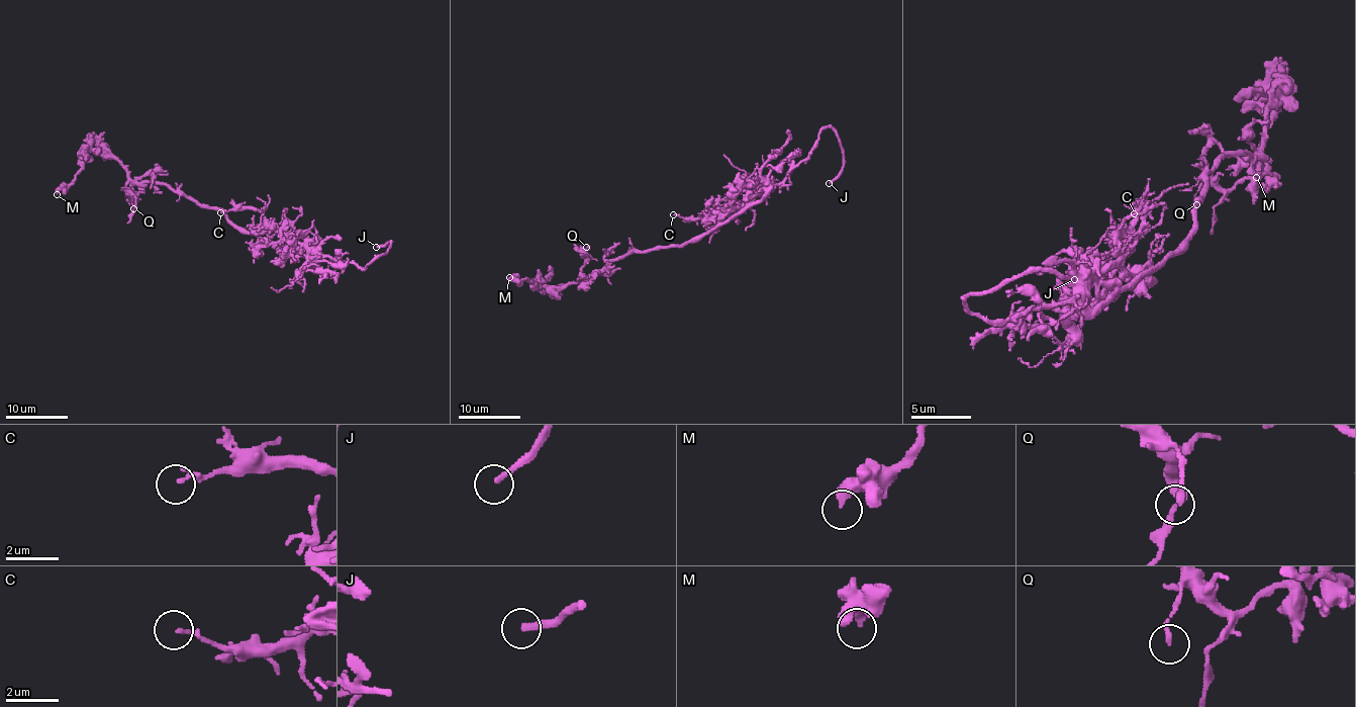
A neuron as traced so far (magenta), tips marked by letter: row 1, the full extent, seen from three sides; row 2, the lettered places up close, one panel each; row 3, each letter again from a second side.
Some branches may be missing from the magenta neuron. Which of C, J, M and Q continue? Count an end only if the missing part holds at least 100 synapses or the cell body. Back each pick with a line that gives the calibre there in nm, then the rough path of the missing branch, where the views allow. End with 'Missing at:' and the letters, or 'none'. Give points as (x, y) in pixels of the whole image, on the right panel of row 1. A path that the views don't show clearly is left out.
J: Thickness 220 nm. Course of what is missing: (1074, 279), (1094, 279), (1103, 285), (1119, 285), (1131, 297), (1146, 303), (1172, 276), (1178, 264), (1178, 235)
Missing at: J

